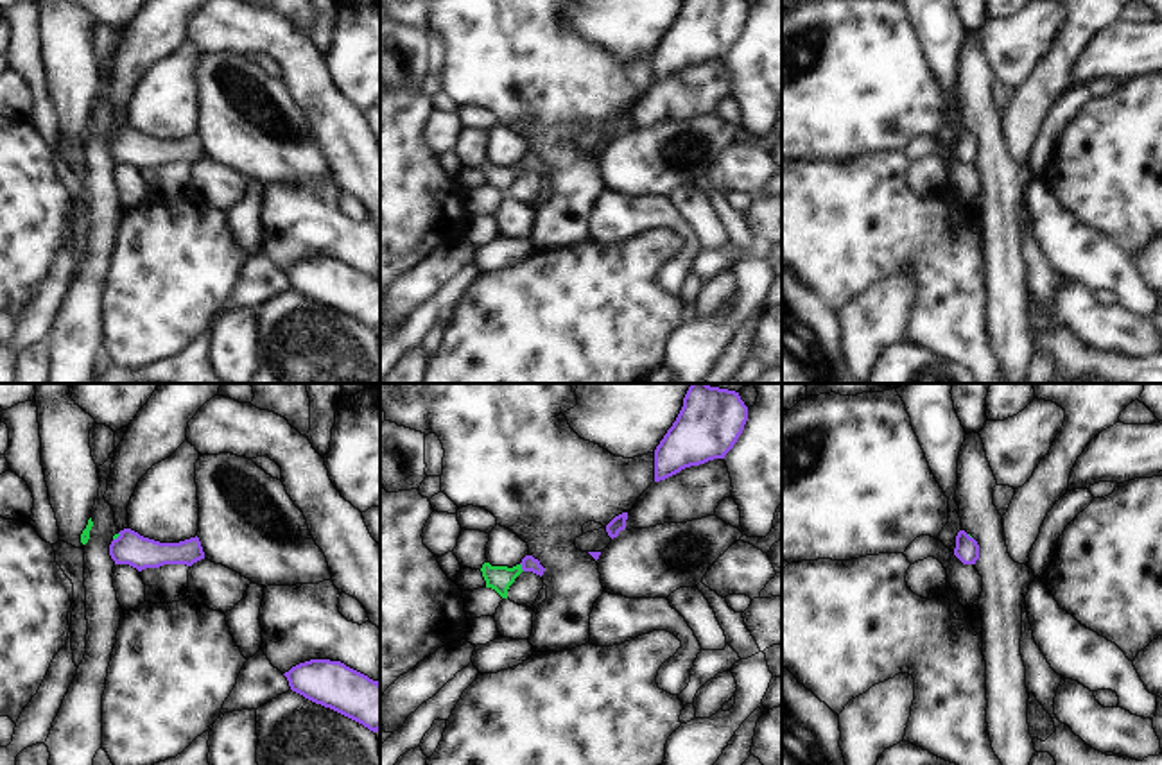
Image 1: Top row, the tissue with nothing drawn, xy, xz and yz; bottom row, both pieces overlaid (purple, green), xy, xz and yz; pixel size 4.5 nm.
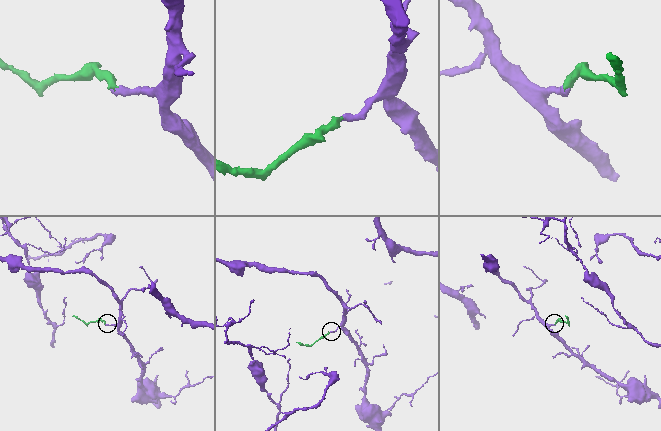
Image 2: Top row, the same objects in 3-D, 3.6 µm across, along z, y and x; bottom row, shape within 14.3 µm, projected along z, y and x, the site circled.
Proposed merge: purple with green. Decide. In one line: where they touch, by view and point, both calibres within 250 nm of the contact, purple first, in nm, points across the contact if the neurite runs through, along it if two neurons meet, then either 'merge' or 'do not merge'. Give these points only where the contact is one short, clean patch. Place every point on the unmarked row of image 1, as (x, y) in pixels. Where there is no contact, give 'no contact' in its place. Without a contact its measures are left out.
xz (522, 165) | 70/110 nm | across xz (529, 162), (522, 165), (504, 176), (497, 176) | merge

